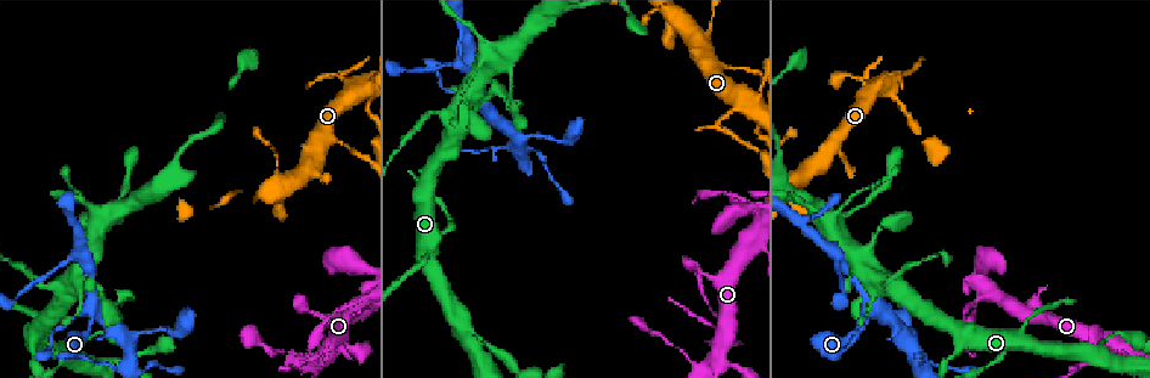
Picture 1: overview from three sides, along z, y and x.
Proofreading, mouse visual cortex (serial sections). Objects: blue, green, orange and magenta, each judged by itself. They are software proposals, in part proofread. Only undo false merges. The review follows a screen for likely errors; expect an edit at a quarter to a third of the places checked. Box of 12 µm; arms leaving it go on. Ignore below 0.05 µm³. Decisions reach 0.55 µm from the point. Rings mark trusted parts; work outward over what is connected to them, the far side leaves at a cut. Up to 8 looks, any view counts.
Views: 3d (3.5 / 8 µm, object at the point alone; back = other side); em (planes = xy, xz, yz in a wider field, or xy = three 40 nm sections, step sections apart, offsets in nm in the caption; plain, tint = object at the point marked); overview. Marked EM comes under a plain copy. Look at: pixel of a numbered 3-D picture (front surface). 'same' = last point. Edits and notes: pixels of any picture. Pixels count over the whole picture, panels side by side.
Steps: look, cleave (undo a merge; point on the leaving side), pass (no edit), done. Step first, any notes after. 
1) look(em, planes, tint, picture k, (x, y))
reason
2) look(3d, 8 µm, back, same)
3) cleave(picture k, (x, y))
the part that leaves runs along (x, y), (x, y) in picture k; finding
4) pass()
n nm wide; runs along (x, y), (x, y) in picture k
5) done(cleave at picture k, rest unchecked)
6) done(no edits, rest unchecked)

look(3d, 3.5 µm, picture 1, (709, 364))
thin arm on a thick one

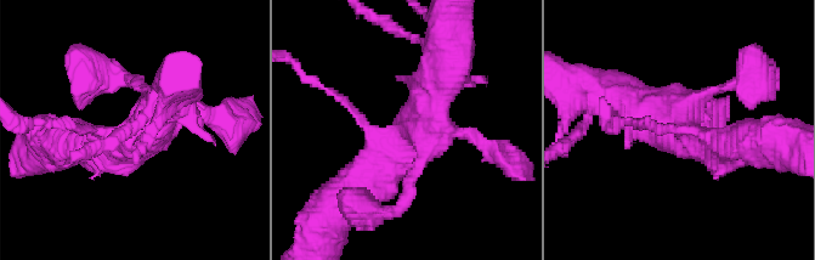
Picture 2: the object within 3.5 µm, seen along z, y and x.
look(em, xy, step 2, tint, picture 2, (408, 137))

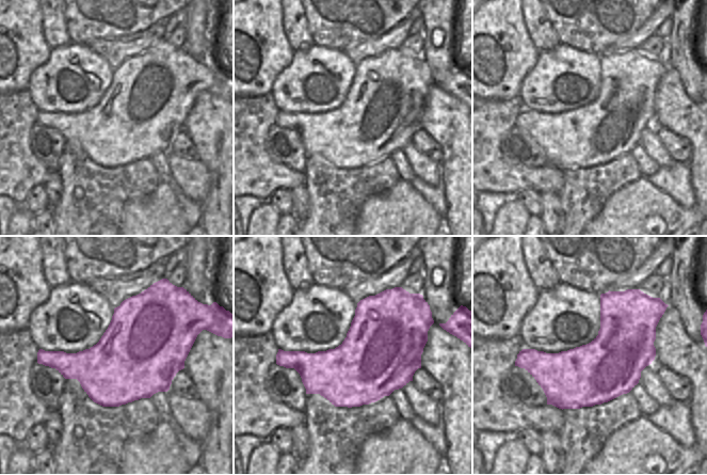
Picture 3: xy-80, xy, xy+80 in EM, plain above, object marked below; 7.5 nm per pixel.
look(em, planes, tint, same)

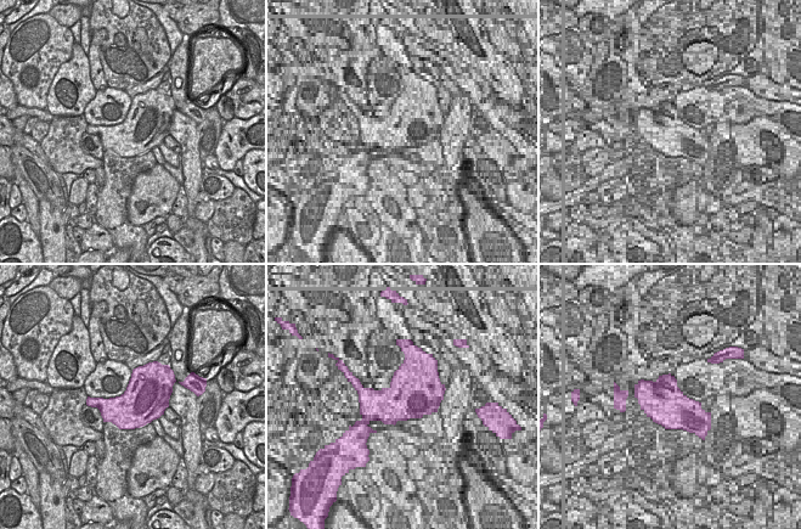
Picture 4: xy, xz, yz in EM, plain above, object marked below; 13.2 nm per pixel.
pass()
600 nm wide; runs along (443, 79), (406, 145), (350, 185) in picture 2; one cell here

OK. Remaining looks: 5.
look(3d, 3.5 µm, picture 1, (889, 284))
small branch off a trunk

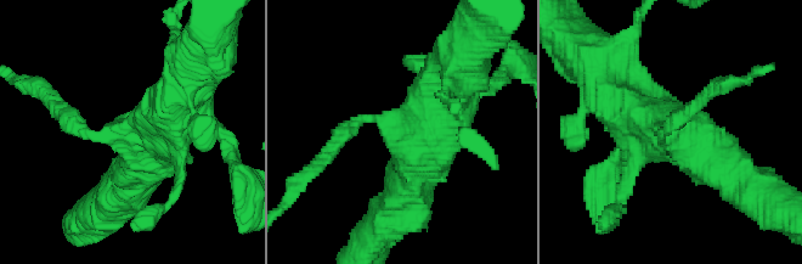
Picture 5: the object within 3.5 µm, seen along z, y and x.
look(em, xy, step 1, tint, picture 5, (382, 123))

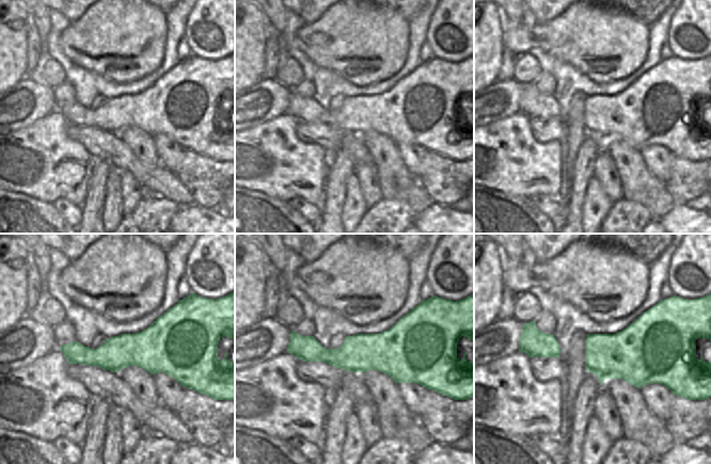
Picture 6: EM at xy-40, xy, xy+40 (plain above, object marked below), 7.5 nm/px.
pass()
320 nm wide; runs along (425, 345), (357, 354), (290, 350) in picture 6; all the same cell

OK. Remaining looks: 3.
look(3d, 8 µm, picture 1, (500, 58))

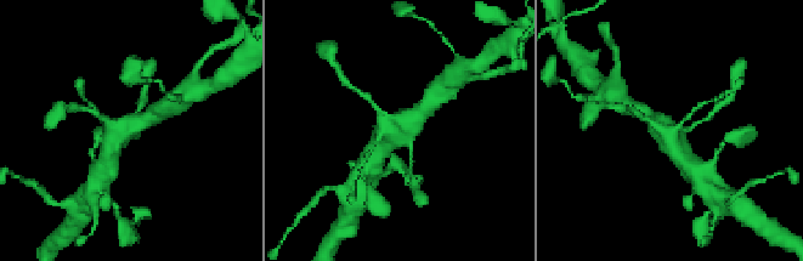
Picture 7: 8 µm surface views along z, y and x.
look(em, xy, step 5, tint, picture 7, (127, 132))

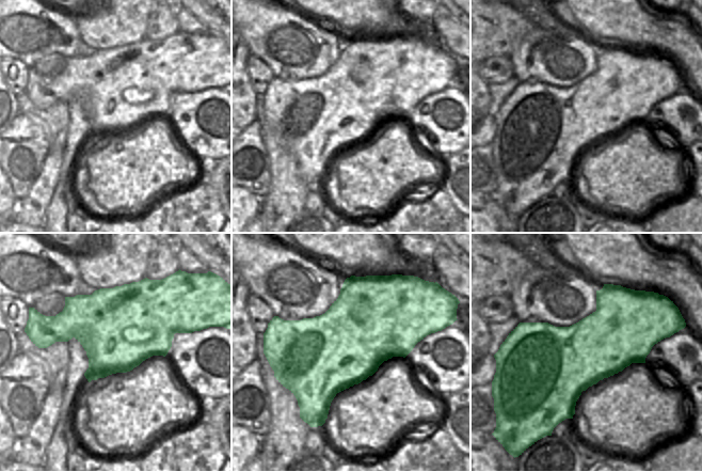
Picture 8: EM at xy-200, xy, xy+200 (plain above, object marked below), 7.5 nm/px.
pass()
runs along (106, 164), (113, 140), (143, 120) in picture 7; continuous, no second cell

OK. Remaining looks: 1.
done(no edits, rest unchecked)

